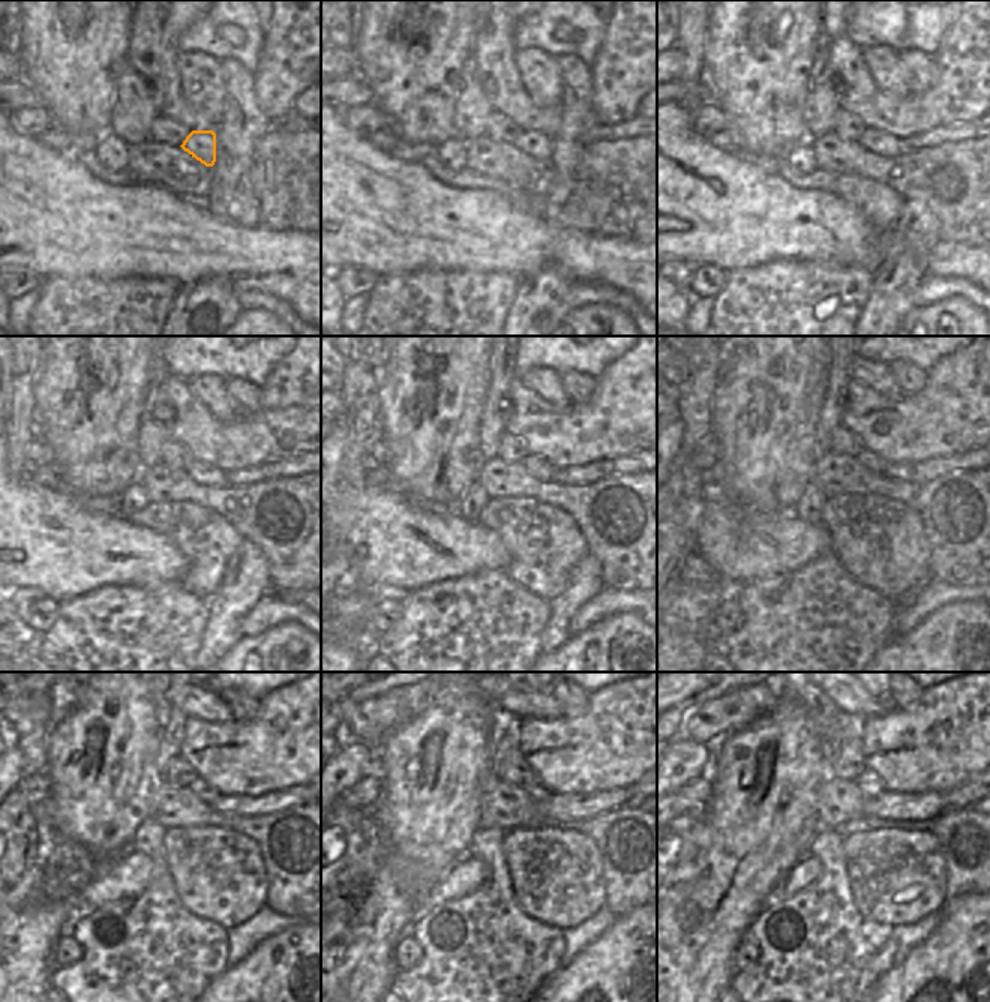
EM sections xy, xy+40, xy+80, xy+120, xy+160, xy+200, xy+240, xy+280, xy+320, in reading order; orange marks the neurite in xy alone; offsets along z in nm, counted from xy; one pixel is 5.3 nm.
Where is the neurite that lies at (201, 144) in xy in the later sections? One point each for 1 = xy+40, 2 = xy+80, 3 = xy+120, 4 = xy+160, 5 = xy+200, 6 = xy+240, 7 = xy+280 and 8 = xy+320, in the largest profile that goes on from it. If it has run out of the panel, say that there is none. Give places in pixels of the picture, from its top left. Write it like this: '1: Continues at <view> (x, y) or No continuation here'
1: Continues at xy+40 (539, 146)
2: Continues at xy+80 (876, 141)
3: Continues at xy+120 (206, 474)
4: Continues at xy+160 (542, 470)
5: Continues at xy+200 (870, 461)
6: Continues at xy+240 (204, 792)
7: Continues at xy+280 (534, 786)
8: Continues at xy+320 (869, 783).

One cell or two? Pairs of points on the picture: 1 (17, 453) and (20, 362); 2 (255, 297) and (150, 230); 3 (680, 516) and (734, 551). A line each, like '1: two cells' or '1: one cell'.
1: one cell
2: two cells
3: two cells

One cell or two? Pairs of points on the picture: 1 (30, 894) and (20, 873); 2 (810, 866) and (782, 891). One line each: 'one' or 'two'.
1: one
2: one

